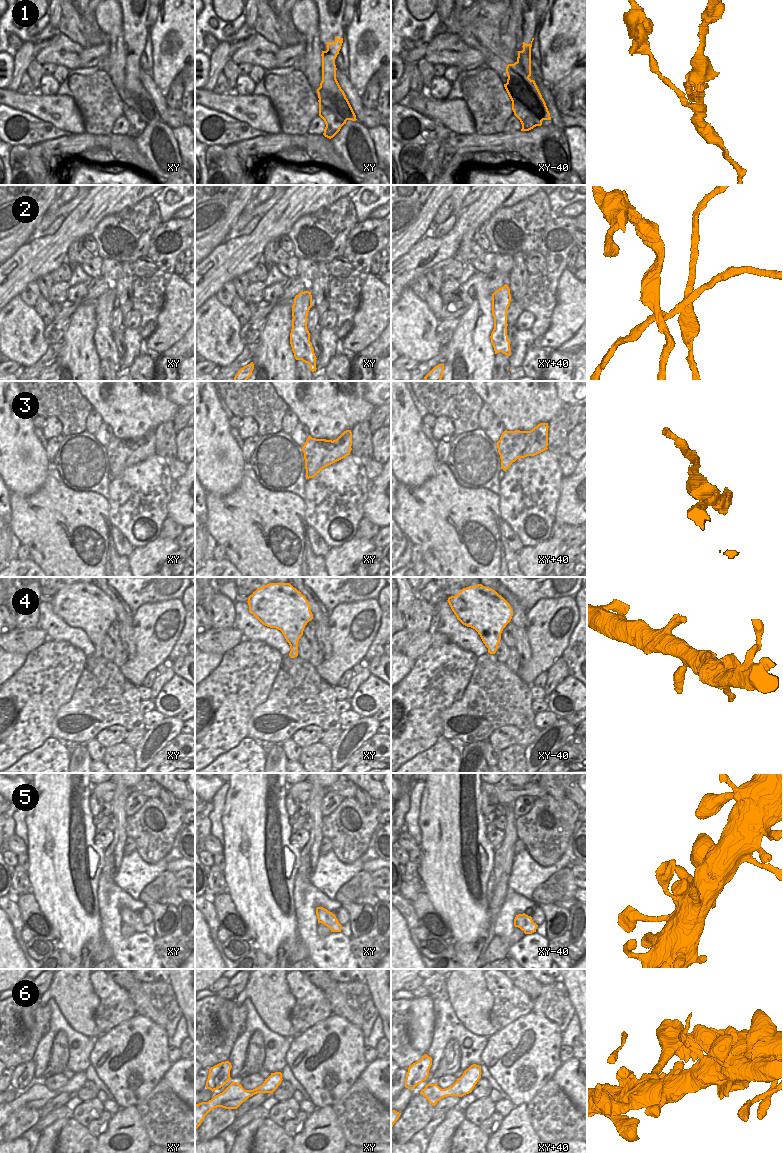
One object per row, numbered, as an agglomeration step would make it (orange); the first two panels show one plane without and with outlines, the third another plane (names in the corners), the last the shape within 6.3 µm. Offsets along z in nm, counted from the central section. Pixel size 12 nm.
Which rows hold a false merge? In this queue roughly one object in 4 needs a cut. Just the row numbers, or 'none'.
1, 2, 3

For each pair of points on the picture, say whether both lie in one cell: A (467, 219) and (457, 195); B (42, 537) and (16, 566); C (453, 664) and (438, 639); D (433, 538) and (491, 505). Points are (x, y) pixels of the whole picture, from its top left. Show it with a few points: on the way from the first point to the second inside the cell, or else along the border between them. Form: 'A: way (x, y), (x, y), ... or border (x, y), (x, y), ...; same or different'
A: border (463, 211), (458, 215); different
B: border (30, 557), (39, 566); different
C: border (449, 641), (431, 647); different
D: way (444, 521), (444, 516), (450, 510), (474, 507); same

